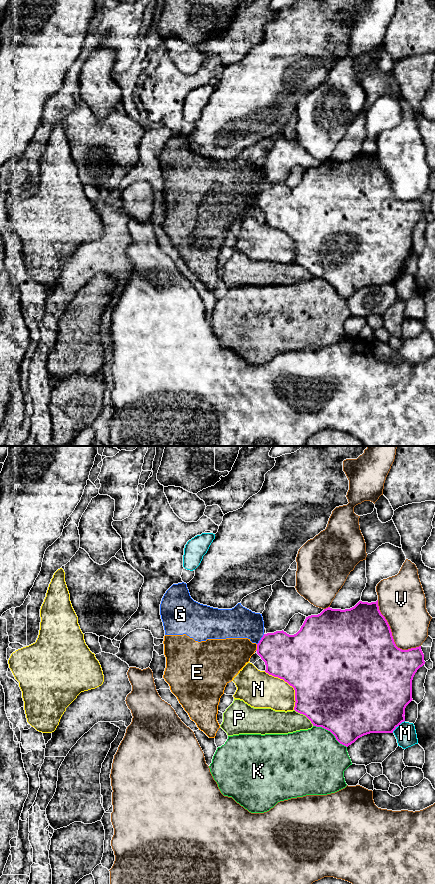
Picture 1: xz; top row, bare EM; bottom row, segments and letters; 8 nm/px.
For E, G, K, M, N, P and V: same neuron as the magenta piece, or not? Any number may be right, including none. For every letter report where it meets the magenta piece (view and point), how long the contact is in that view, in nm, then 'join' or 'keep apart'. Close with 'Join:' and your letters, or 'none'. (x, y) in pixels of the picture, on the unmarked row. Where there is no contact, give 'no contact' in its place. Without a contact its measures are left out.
E: xz (257, 199) | 60 nm | keep apart
G: xz (261, 191) | 110 nm | keep apart
K: xz (330, 283) | 320 nm | keep apart
M: xz (398, 277) | 140 nm | keep apart
N: xz (289, 236) | 400 nm | keep apart
P: xz (304, 266) | 200 nm | keep apart
V: xz (391, 187) | 500 nm | keep apart
Join: none

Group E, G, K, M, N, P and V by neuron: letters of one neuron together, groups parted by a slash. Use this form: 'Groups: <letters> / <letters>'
Groups: E G / K / M / N / P / V

